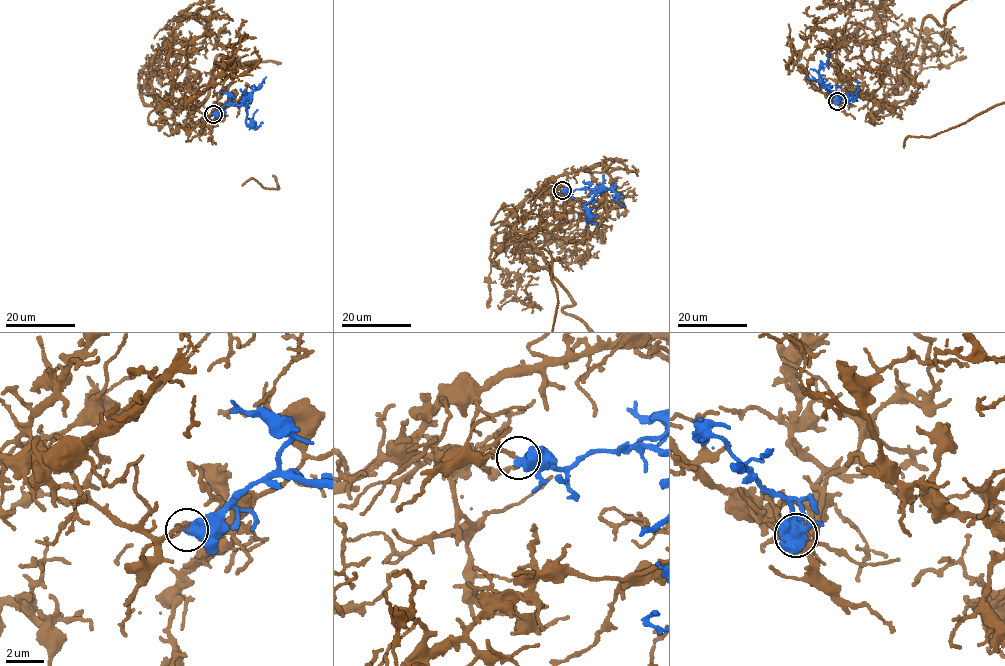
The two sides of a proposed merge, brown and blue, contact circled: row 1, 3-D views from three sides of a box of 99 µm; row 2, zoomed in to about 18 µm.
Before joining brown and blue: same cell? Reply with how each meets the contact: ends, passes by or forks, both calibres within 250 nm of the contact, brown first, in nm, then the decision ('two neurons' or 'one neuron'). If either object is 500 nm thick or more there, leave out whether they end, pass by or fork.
190 nm thick on the brown side, 600 nm on the other; one neuron

